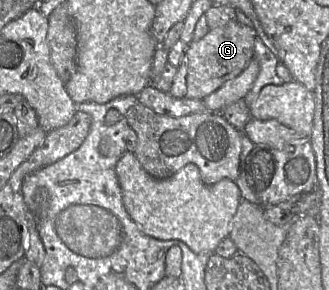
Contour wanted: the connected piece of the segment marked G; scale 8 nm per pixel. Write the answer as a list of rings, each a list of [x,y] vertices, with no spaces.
[[[237,20],[224,26],[210,29],[198,41],[187,45],[180,66],[169,91],[175,98],[203,99],[210,95],[225,82],[237,77],[254,58],[254,41],[257,36],[253,27],[243,25]]]

